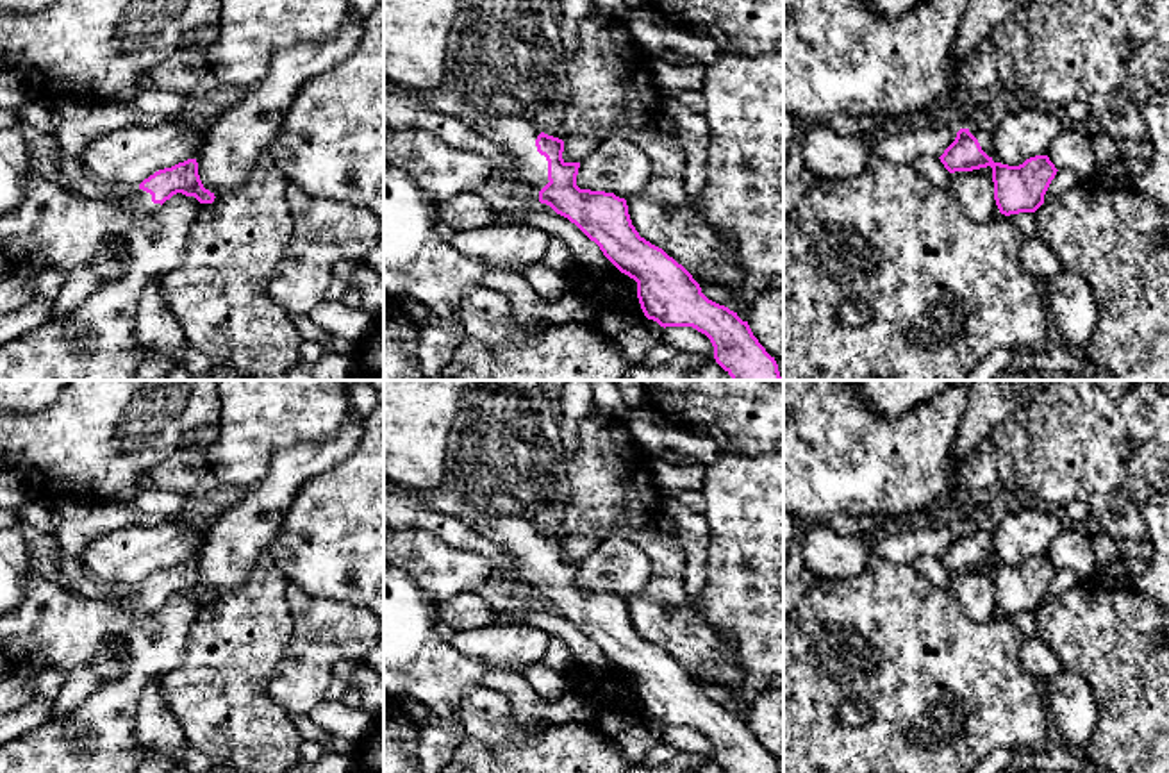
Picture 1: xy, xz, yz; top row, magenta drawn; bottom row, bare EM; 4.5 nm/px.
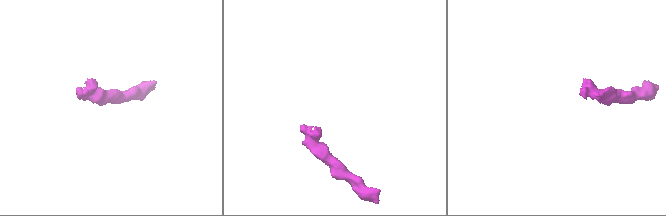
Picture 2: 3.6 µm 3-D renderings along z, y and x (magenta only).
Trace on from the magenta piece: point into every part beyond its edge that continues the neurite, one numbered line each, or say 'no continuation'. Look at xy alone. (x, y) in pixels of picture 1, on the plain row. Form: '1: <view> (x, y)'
1: xy (138, 602)

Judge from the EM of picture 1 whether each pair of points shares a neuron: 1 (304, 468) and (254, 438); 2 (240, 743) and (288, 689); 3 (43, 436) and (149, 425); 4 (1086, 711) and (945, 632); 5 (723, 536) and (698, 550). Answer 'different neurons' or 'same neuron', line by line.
1: different neurons
2: different neurons
3: same neuron
4: different neurons
5: different neurons

